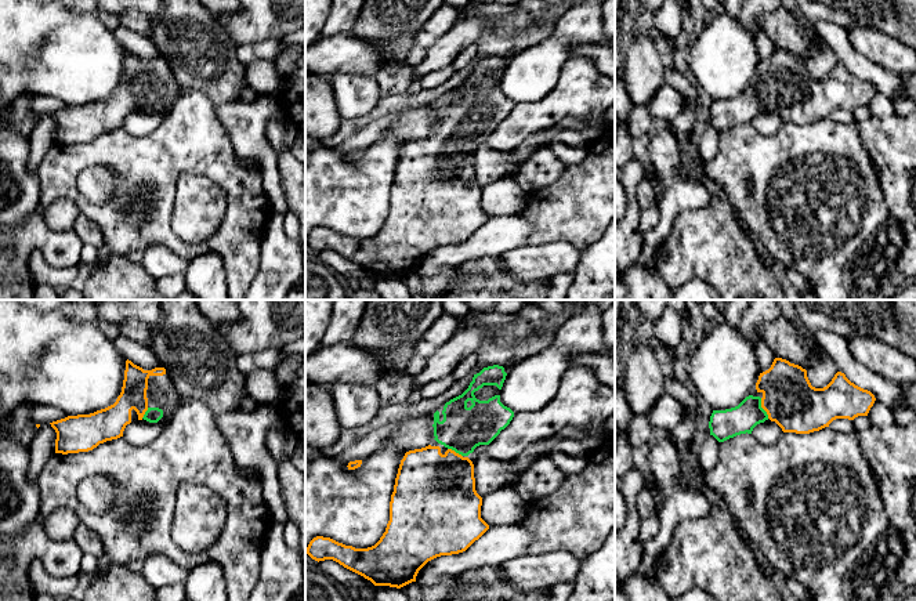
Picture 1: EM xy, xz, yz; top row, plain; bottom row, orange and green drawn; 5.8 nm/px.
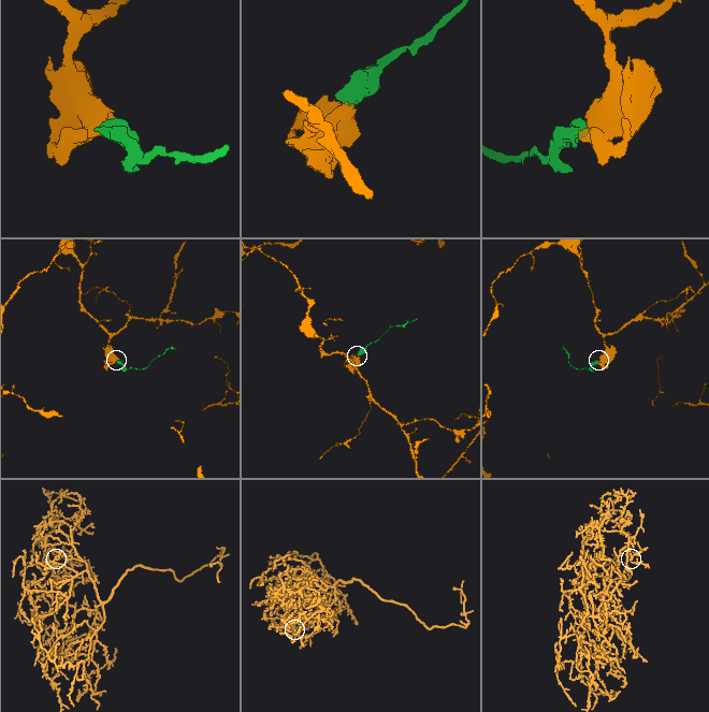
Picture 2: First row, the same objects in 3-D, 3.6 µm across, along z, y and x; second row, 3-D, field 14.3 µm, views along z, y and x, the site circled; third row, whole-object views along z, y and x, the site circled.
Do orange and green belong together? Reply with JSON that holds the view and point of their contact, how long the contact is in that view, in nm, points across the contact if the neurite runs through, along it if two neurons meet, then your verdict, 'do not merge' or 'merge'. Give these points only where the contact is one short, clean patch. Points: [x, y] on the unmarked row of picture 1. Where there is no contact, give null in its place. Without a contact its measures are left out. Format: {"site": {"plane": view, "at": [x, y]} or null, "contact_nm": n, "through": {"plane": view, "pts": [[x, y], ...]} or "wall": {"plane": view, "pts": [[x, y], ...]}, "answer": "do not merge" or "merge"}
{"site": {"plane": "yz", "at": [761, 97]}, "contact_nm": 130, "through": {"plane": "yz", "pts": [[789, 90], [771, 97], [761, 97], [739, 111], [724, 115]]}, "answer": "merge"}

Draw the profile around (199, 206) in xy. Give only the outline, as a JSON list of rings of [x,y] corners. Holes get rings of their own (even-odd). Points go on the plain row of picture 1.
[[[184,173],[178,178],[173,232],[185,243],[200,245],[216,231],[225,214],[225,192],[209,177]]]

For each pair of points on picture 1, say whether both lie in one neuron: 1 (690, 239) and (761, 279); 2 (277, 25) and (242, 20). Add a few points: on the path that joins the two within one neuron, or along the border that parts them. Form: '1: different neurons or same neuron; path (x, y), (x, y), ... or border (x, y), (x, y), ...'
1: same neuron; path (708, 243), (743, 278)
2: same neuron; path (268, 20), (250, 20)

